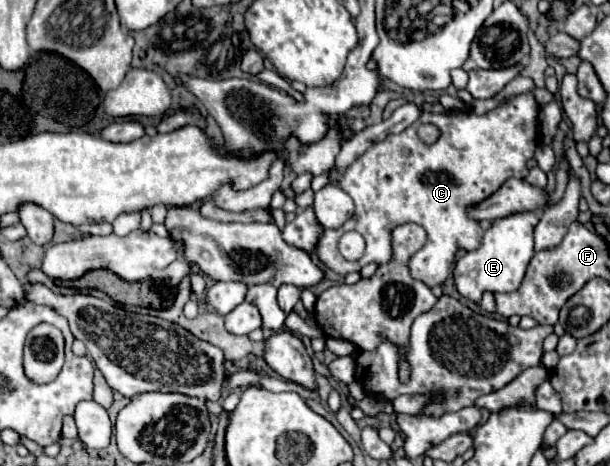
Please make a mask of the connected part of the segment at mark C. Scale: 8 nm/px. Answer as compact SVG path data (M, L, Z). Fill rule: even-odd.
M527 93L513 97L509 103L503 103L501 107L497 107L485 115L475 115L471 111L461 111L457 115L423 111L423 115L413 125L409 125L403 133L389 135L385 141L379 141L373 147L369 147L351 167L347 167L347 171L341 177L343 191L351 191L351 199L355 203L355 213L339 229L323 229L323 235L319 237L319 243L315 247L319 261L327 269L331 269L343 277L347 273L359 271L367 263L377 263L377 265L387 263L391 257L391 229L397 225L403 225L403 223L417 223L427 231L427 243L409 259L409 271L415 279L423 281L429 289L433 289L435 285L441 285L453 267L455 253L459 249L473 251L481 245L485 231L479 221L475 221L467 215L469 207L475 207L477 203L485 201L507 179L511 179L511 177L525 179L525 175L529 173L525 163L535 155L535 149L539 147L537 115L539 115L539 105ZM425 123L439 127L441 133L435 143L423 143L419 139L417 129ZM345 231L361 233L367 243L365 255L355 263L347 261L337 249L337 243Z

